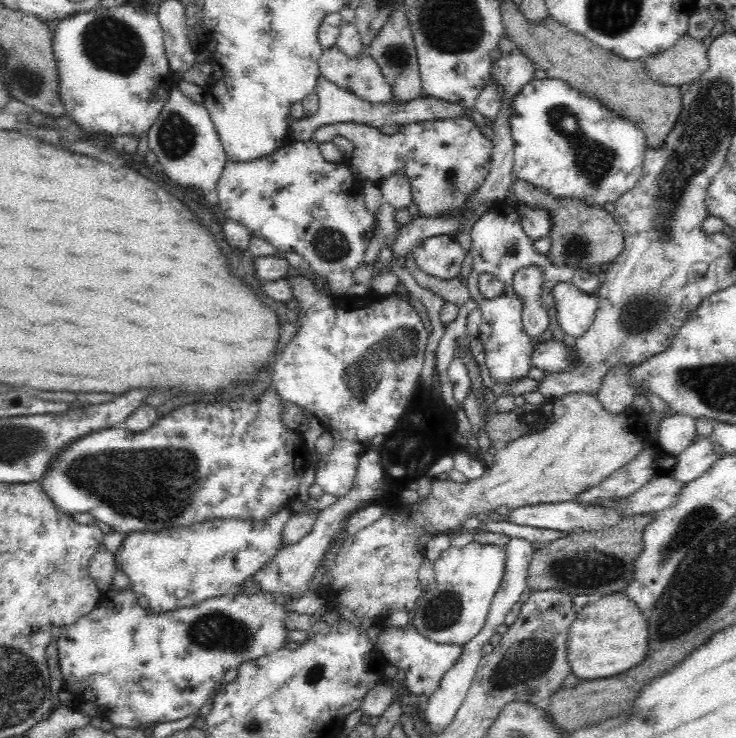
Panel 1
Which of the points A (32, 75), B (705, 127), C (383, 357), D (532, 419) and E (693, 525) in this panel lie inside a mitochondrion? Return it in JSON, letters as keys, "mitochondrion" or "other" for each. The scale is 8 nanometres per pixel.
{"A":"mitochondrion","B":"mitochondrion","C":"mitochondrion","D":"mitochondrion","E":"mitochondrion"}

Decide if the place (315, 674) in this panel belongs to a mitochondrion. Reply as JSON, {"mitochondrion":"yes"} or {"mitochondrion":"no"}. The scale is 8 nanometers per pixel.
{"mitochondrion":"yes"}

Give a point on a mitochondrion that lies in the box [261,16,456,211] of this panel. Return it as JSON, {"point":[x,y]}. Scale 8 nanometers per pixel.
{"point":[397,58]}

